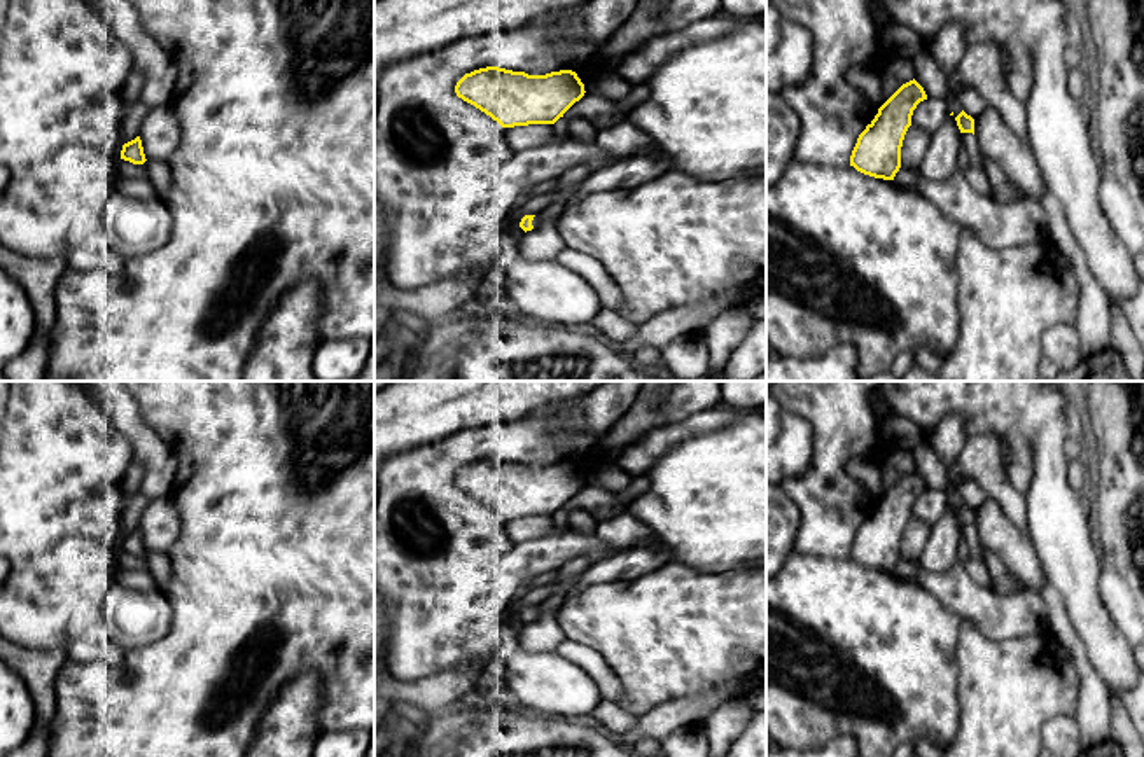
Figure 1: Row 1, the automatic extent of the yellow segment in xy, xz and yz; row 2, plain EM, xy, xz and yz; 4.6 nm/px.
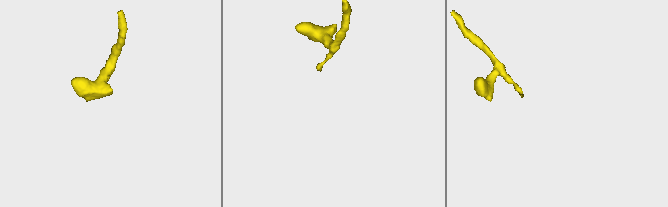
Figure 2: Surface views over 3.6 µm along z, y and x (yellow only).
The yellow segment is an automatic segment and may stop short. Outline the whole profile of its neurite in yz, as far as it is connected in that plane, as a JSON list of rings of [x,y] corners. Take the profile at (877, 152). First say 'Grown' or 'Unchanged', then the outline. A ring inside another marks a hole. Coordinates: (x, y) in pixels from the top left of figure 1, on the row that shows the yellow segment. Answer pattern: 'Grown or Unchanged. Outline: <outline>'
Unchanged. Outline: [[[915,79],[903,84],[859,135],[850,166],[875,178],[894,180],[901,168],[901,147],[913,110],[924,100],[927,94]]]

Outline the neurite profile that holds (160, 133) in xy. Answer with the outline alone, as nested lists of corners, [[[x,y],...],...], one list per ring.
[[[170,103],[152,108],[140,129],[147,163],[166,161],[178,147],[182,131]]]

